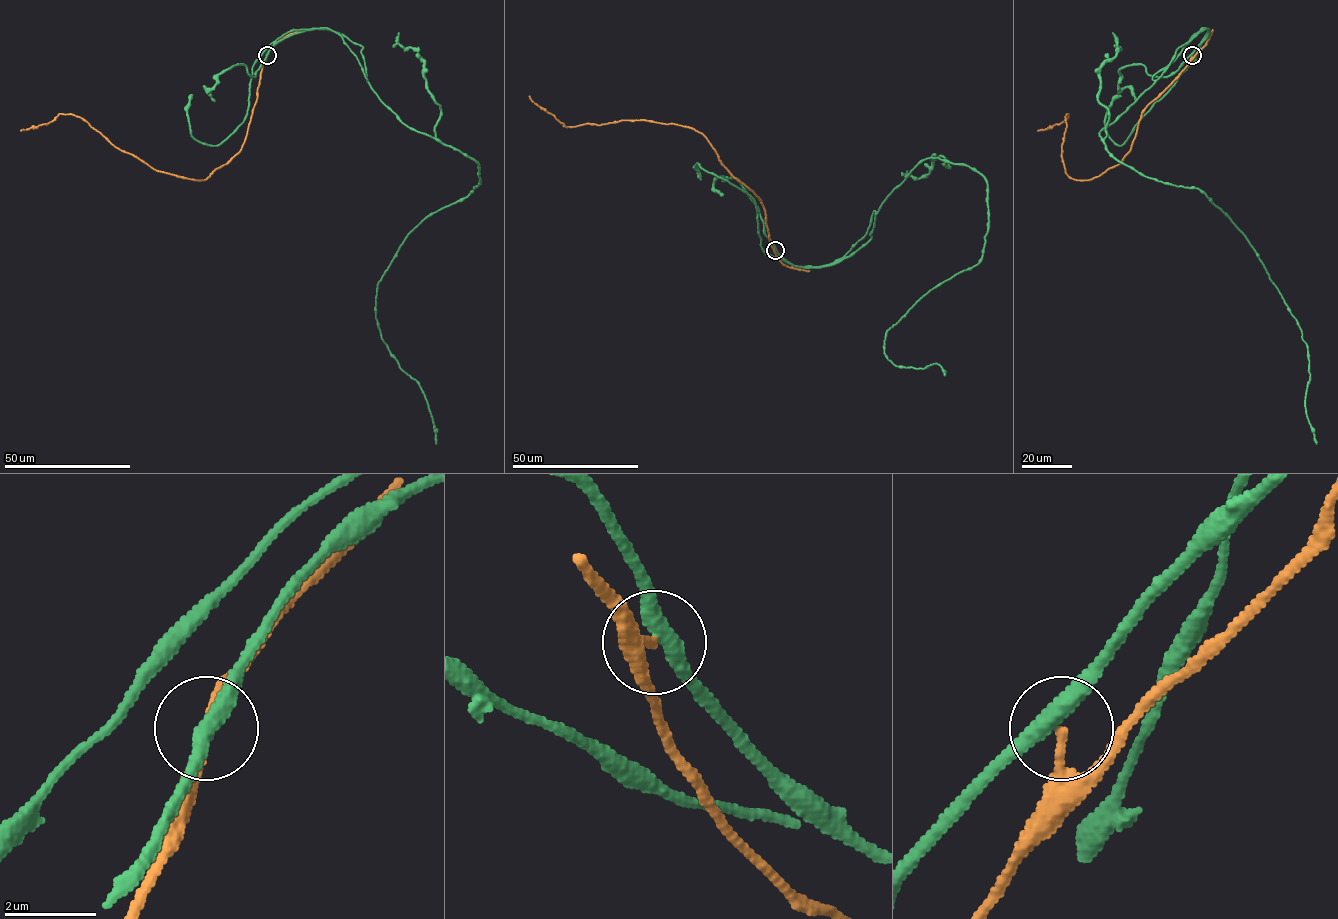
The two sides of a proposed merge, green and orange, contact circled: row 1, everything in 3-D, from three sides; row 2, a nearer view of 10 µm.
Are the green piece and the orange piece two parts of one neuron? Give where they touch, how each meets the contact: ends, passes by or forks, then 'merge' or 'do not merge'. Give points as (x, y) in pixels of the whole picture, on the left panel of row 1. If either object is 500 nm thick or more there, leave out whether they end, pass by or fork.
at (267, 55); green passes by; orange ends there; do not merge

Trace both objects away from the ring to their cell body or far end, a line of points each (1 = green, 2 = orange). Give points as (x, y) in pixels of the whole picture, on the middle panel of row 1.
1: (775, 250), (827, 266), (924, 160), (980, 173), (981, 260), (884, 343), (895, 365), (945, 375)
2: (775, 250), (771, 245), (760, 200), (732, 175), (703, 134), (676, 124), (643, 120), (565, 127), (529, 96)

